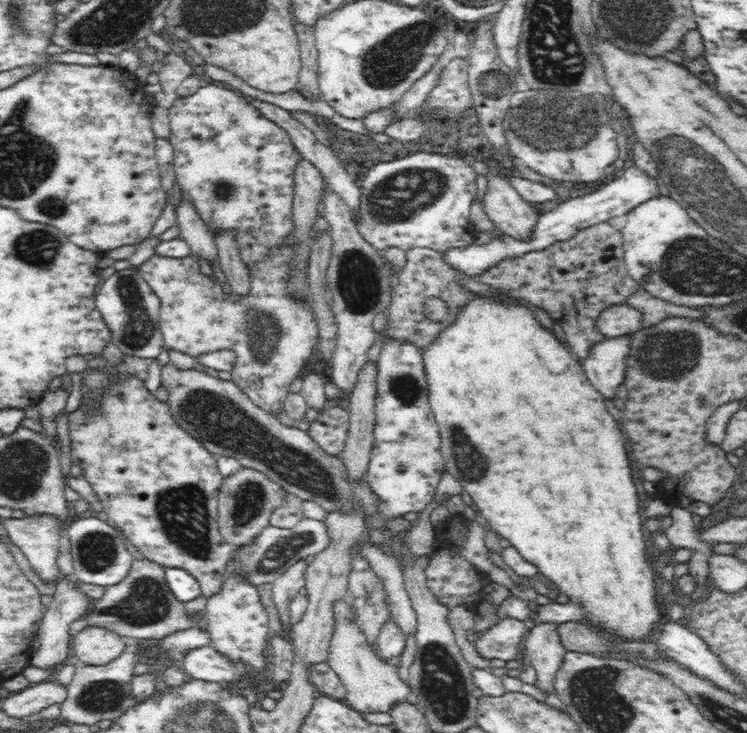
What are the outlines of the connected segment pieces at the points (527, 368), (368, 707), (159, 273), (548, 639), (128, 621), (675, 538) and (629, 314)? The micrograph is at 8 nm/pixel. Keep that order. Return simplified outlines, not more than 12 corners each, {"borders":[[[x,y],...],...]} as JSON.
{"borders":[[[530,309],[422,350],[446,470],[586,622],[666,616],[625,434]],[[349,596],[334,604],[327,663],[361,714],[411,696],[380,660]],[[292,247],[226,294],[199,260],[137,270],[160,299],[166,348],[232,350],[231,380],[284,411],[318,338],[288,293]],[[556,622],[529,629],[522,644],[536,670],[533,684],[554,694],[567,649]],[[134,559],[80,620],[130,638],[192,628],[165,567]],[[673,508],[666,537],[671,548],[698,550],[695,517],[688,509]],[[626,305],[601,310],[595,327],[606,337],[642,330],[639,310]]]}

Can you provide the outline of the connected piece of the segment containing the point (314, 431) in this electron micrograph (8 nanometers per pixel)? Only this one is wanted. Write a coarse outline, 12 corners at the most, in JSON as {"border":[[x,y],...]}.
{"border":[[343,405],[319,411],[307,433],[337,455],[349,413]]}

